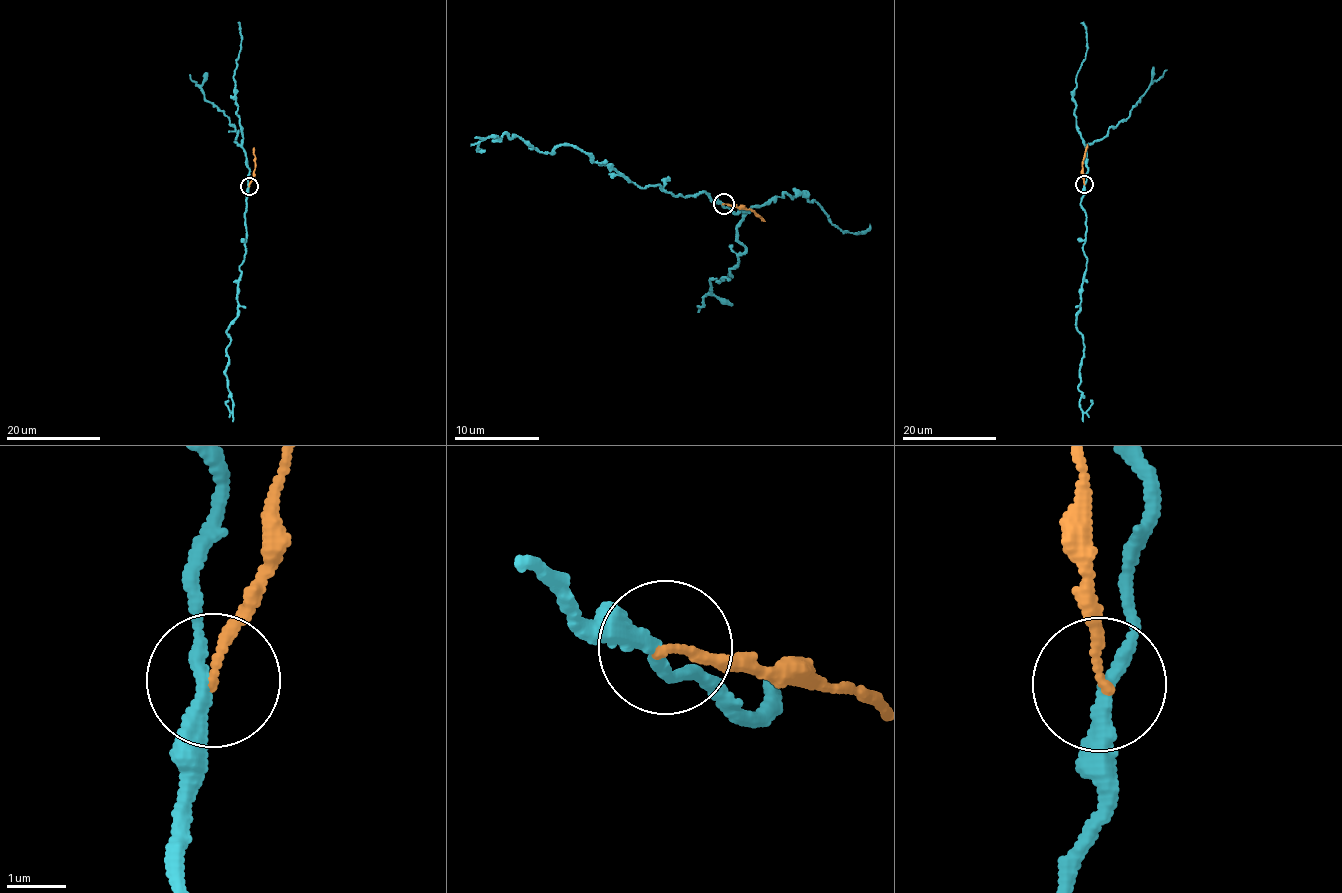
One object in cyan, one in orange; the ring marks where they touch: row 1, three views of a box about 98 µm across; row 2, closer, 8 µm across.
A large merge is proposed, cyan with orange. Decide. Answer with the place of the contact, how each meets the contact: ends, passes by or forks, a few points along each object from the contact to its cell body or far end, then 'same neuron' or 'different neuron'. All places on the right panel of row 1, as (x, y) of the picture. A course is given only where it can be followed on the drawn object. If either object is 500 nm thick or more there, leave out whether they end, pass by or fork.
place (1084, 184); cyan passes by; orange ends; course cyan (1084, 184), (1079, 408), (1086, 411), (1090, 399); course orange (1084, 184), (1082, 165), (1087, 145); different neuron

